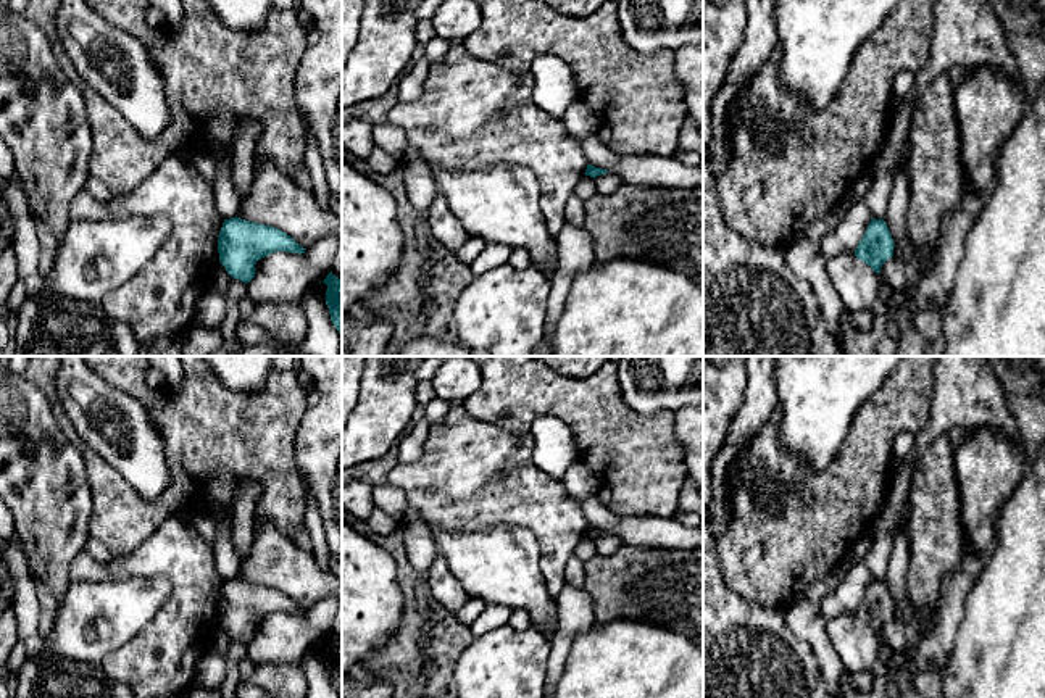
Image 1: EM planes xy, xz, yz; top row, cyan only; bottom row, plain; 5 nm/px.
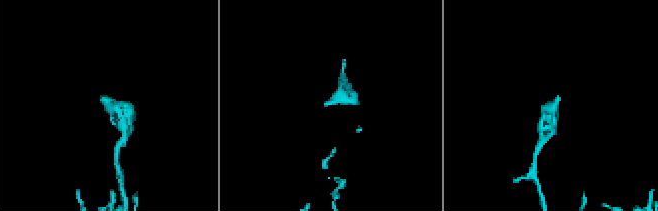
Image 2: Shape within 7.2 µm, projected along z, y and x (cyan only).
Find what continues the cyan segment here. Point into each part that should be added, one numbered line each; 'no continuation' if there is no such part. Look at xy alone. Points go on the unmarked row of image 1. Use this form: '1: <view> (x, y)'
no continuation

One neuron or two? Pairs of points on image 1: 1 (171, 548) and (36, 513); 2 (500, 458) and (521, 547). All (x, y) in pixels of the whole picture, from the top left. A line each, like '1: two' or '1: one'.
1: two
2: two

